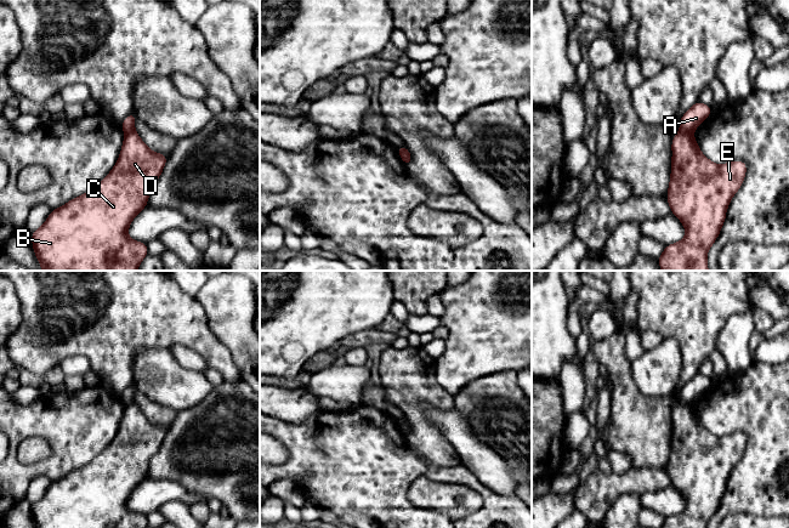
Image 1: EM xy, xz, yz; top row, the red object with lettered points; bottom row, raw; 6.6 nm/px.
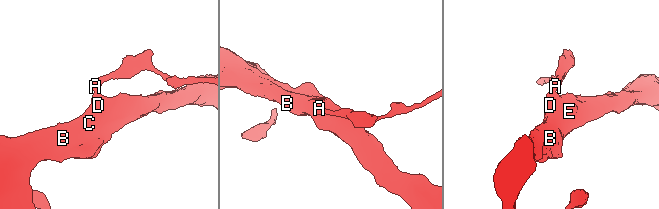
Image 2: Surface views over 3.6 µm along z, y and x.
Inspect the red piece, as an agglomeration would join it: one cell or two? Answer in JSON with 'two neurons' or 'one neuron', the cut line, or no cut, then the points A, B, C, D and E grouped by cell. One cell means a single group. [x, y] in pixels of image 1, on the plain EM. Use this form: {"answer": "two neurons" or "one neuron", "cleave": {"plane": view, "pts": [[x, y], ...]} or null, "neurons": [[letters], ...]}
{"answer": "two neurons", "cleave": {"plane": "yz", "pts": [[680, 402], [691, 404]]}, "neurons": [["A"], ["B", "C", "D", "E"]]}

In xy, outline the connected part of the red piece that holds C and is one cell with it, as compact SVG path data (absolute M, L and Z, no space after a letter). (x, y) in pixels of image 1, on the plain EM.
M136 403L126 404L119 431L110 444L90 464L51 482L45 495L32 504L35 528L147 528L147 515L130 511L127 500L134 489L147 479L149 462L160 449L168 427L152 424Z

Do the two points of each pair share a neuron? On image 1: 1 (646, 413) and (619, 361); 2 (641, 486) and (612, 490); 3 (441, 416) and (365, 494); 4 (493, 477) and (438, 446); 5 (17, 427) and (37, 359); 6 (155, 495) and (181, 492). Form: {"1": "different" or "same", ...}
{"1": "same", "2": "same", "3": "different", "4": "different", "5": "different", "6": "same"}

